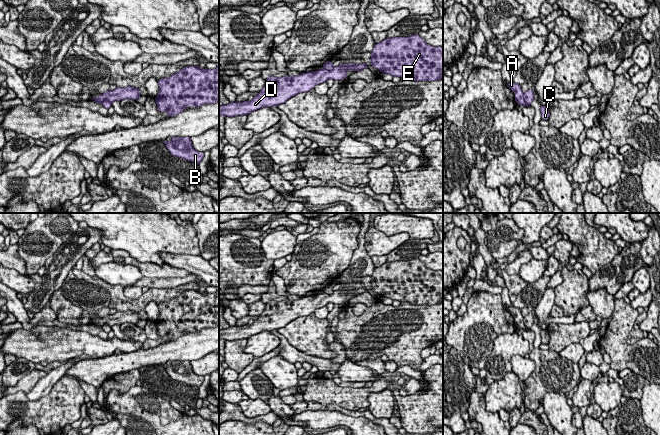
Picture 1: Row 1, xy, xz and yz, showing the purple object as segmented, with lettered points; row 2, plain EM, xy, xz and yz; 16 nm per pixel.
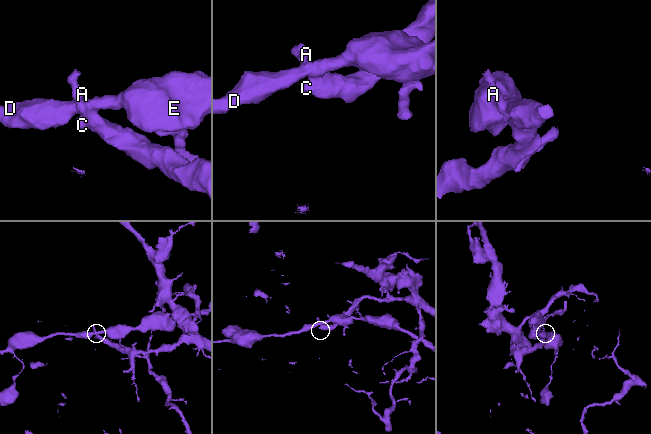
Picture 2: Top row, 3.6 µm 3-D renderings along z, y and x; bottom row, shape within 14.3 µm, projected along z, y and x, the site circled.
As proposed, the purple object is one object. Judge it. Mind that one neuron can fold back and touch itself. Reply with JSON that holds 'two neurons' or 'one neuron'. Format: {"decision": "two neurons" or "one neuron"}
{"decision": "two neurons"}

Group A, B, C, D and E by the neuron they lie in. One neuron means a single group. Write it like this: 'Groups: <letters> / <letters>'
Groups: A B C / D E

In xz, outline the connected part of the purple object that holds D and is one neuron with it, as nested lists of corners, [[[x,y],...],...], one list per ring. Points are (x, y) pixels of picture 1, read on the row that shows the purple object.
[[[353,63],[340,64],[332,70],[320,69],[312,72],[302,73],[298,76],[274,77],[269,76],[265,85],[251,101],[230,102],[228,105],[219,106],[219,117],[233,117],[237,115],[248,115],[252,111],[262,107],[273,107],[285,103],[288,99],[298,93],[308,92],[320,83],[328,79],[344,80],[350,69],[359,72],[368,68],[365,63],[355,65]]]

